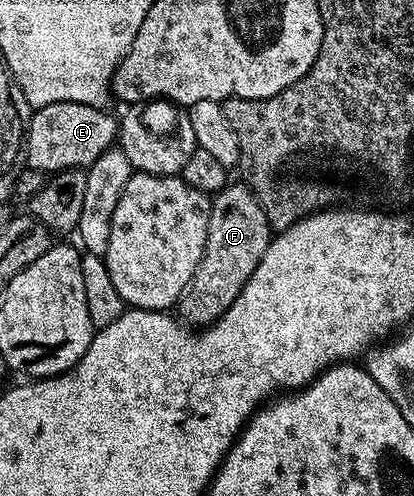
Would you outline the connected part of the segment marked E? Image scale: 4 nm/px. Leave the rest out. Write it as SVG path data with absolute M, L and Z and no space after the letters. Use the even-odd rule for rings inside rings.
M49 103L34 110L27 124L27 147L25 165L48 175L60 173L62 169L87 169L107 149L116 144L120 122L107 113L106 108L98 109L85 103Z

